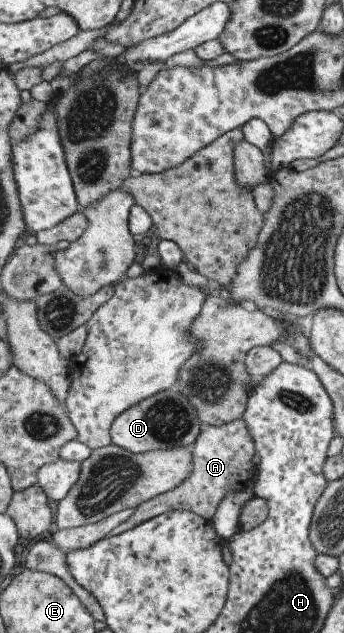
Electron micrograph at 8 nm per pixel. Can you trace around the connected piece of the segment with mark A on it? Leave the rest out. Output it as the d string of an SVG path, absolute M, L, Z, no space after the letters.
M242 417L220 426L205 427L201 433L198 433L193 443L192 470L187 479L184 479L183 483L176 485L173 489L140 503L134 508L133 515L116 525L108 535L113 536L115 533L121 533L156 515L173 510L185 510L209 522L225 493L247 488L247 481L255 468L251 462L253 454L254 447Z

